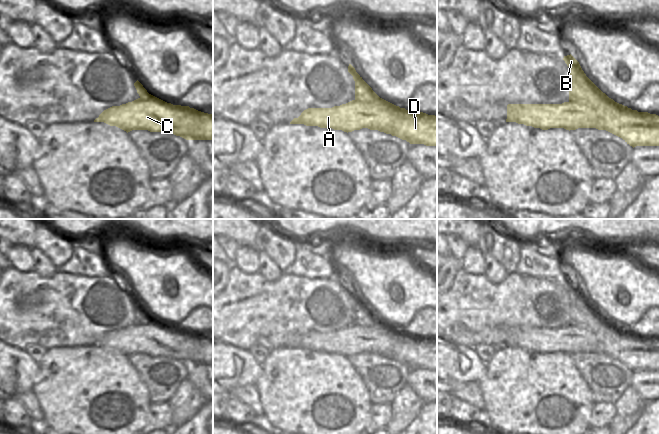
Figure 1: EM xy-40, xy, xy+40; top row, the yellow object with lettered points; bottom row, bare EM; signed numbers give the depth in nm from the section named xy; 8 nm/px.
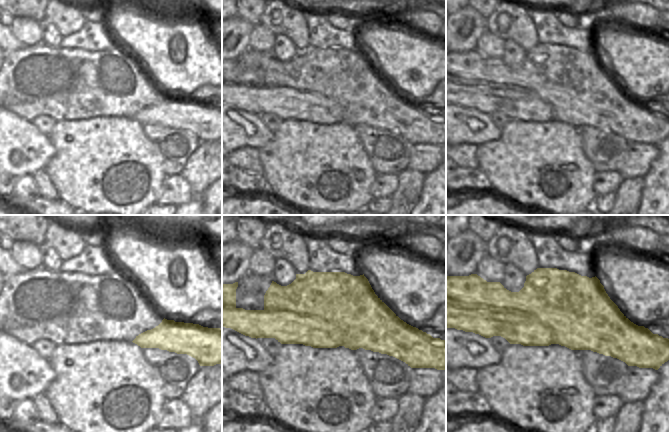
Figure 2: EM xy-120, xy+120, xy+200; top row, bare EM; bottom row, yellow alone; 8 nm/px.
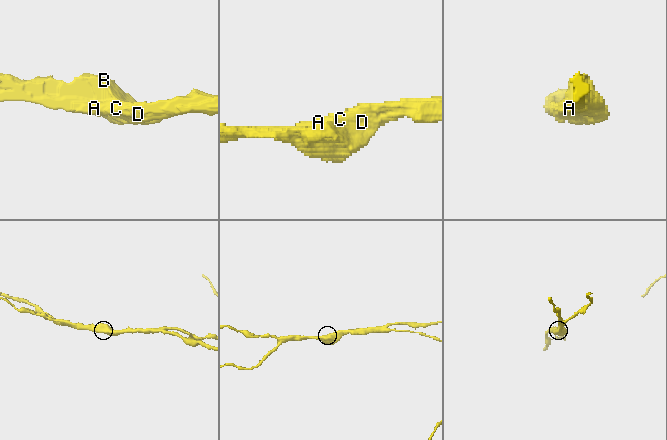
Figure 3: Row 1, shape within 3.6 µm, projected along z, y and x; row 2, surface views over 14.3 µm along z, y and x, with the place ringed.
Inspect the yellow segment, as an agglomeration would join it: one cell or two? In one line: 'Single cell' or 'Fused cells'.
Fused cells.

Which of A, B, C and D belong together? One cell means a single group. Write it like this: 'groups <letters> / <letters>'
groups A C / B D

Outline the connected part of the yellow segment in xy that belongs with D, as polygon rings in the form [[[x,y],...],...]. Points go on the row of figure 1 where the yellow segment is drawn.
[[[401,108],[391,135],[410,144],[437,146],[437,116]]]

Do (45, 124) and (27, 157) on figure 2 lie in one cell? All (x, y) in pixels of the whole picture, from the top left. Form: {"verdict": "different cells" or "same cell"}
{"verdict": "different cells"}

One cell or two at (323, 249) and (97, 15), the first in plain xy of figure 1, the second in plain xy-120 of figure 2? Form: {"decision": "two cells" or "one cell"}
{"decision": "one cell"}

